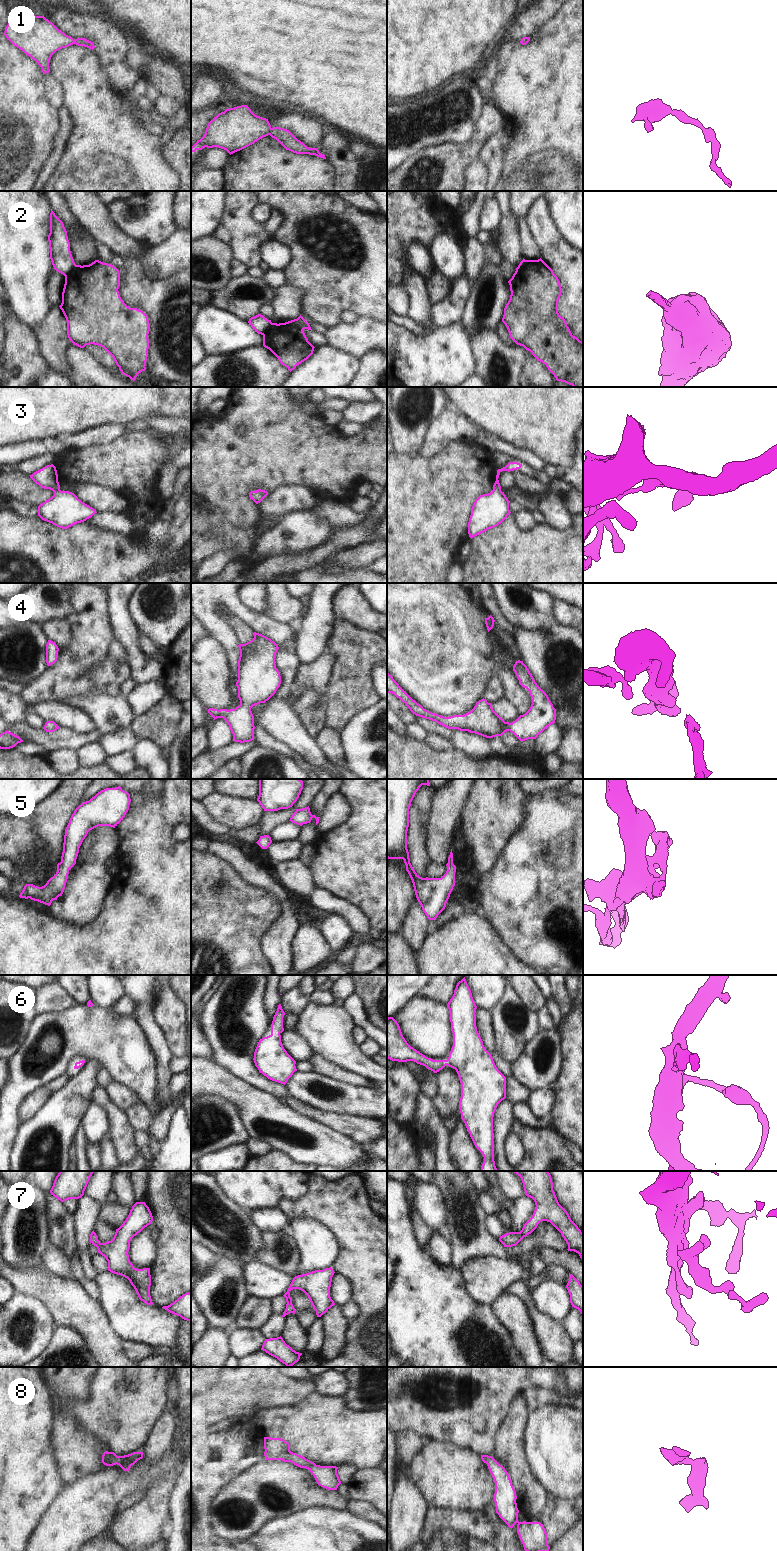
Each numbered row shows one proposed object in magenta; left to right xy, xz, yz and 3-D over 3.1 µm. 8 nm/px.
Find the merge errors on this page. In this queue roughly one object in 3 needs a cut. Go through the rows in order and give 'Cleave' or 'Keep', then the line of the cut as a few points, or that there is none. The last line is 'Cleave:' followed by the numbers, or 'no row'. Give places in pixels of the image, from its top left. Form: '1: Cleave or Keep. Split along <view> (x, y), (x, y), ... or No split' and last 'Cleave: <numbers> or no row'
1: Keep. No split
2: Cleave. Split along xz (271, 322), (271, 325), (262, 334)
3: Keep. No split
4: Keep. No split
5: Keep. No split
6: Keep. No split
7: Keep. No split
8: Keep. No split
Cleave: 2

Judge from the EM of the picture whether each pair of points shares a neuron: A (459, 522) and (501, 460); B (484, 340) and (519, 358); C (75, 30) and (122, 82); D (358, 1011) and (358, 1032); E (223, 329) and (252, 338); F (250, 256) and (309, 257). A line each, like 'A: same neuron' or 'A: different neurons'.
A: different neurons
B: same neuron
C: same neuron
D: different neurons
E: same neuron
F: different neurons

